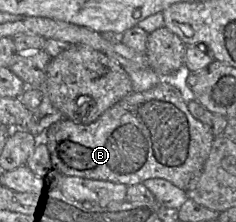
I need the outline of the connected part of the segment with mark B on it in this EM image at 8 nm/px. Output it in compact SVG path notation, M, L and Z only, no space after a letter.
M181 78L161 79L146 91L131 92L89 125L80 126L66 119L51 125L37 143L46 146L51 178L63 176L108 181L127 187L143 184L149 179L163 179L181 190L189 191L203 171L215 137L207 125L192 116L187 101Z

